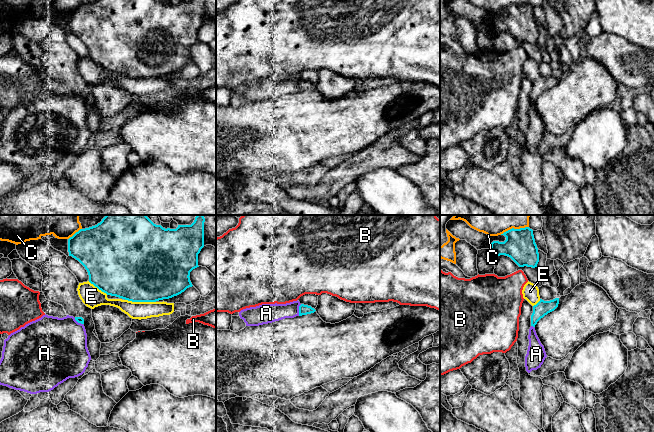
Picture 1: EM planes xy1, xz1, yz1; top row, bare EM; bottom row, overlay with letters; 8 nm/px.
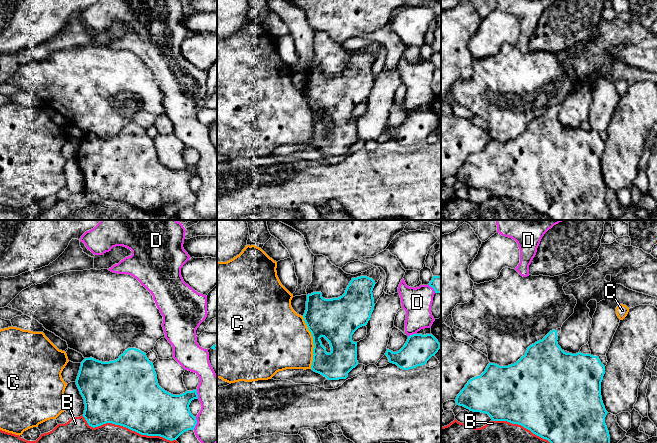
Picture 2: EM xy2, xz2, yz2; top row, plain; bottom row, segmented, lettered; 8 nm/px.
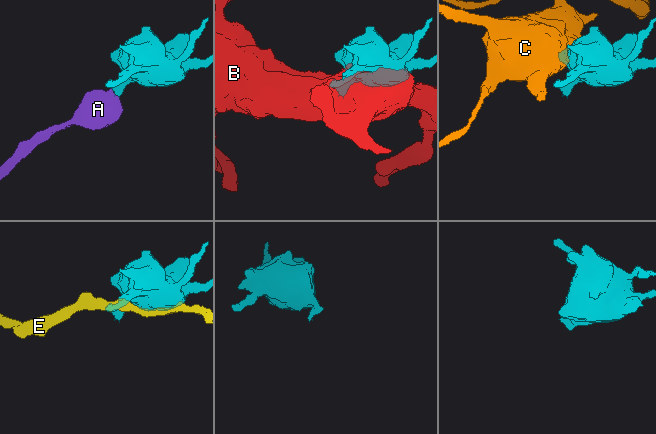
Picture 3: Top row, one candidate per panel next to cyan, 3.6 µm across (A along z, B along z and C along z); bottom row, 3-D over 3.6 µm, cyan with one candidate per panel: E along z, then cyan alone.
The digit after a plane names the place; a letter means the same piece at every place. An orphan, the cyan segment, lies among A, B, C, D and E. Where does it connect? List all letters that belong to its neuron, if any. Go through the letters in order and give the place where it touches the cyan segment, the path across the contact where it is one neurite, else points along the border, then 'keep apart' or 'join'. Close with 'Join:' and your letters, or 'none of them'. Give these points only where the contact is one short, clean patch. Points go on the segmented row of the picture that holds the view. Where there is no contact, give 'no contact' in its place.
A: meets cyan in xz1 at (299, 310); runs through xz1 (303, 309), (299, 310), (268, 313); join
B: meets cyan in yz2 at (521, 425); keep apart
C: meets cyan in xz2 at (313, 342); keep apart
D: meets cyan in xy2 at (196, 423); keep apart
E: meets cyan in xy1 at (140, 301); keep apart
Join: A

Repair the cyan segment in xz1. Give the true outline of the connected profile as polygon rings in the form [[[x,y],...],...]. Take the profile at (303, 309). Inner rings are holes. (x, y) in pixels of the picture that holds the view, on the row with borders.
[[[297,300],[286,304],[262,304],[246,308],[239,312],[239,316],[244,320],[246,326],[259,326],[285,318],[311,314],[315,311],[311,306],[301,304]]]

